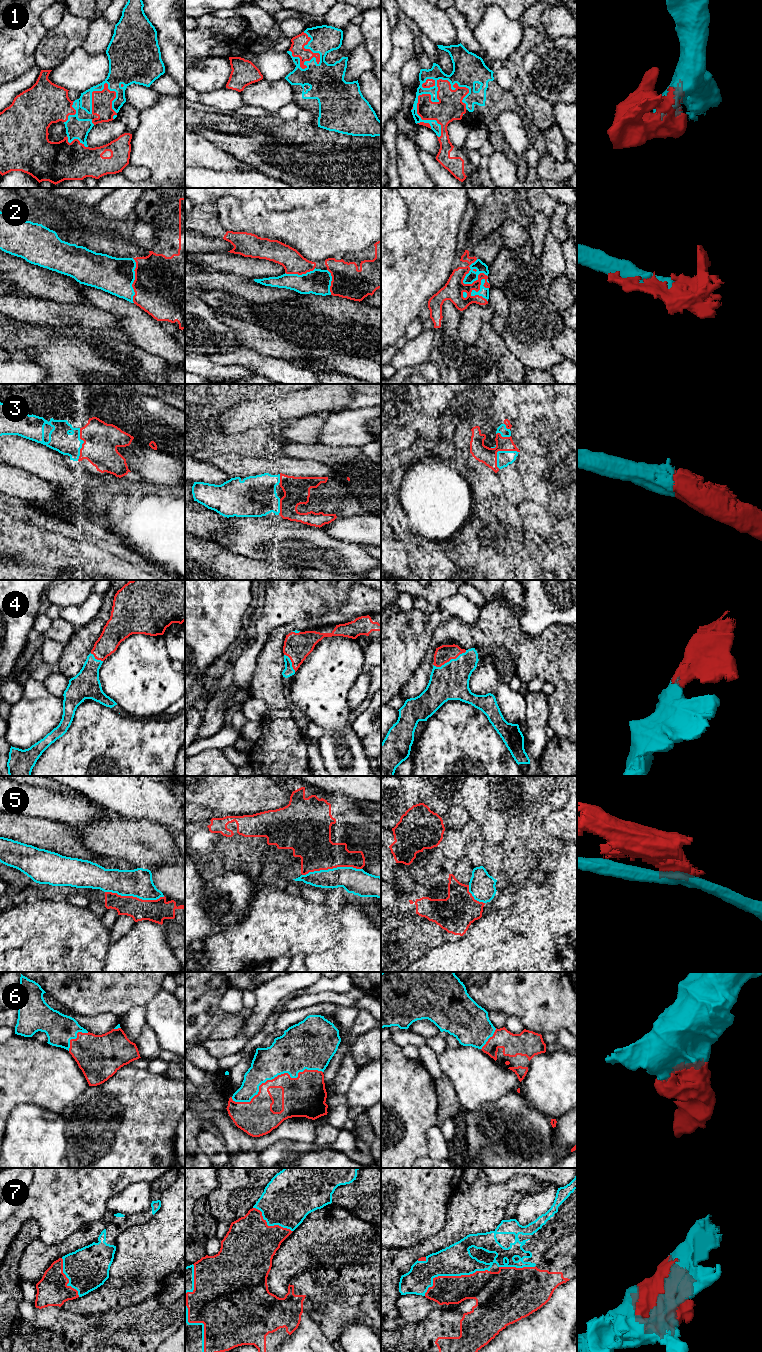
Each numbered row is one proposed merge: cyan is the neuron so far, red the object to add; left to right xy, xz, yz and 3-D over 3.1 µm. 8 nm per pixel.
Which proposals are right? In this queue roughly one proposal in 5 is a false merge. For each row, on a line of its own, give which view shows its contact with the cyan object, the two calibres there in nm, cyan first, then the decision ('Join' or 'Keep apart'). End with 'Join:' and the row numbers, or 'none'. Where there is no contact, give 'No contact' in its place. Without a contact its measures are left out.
1: Touches cyan in yz. Thickness 110 nm (cyan) against 190 nm. Join
2: Touches cyan in yz. Thickness 90 nm (cyan) against 160 nm. Join
3: Touches cyan in yz. Thickness 120 nm (cyan) against 140 nm. Join
4: Touches cyan in yz. Thickness 280 nm (cyan) against 140 nm. Join
5: Touches cyan in xz. Thickness 200 nm (cyan) against 300 nm. Keep apart
6: Touches cyan in xz. Thickness 340 nm (cyan) against 280 nm. Join
7: Touches cyan in yz. Thickness 260 nm (cyan) against 240 nm. Join
Join: 1, 2, 3, 4, 6, 7

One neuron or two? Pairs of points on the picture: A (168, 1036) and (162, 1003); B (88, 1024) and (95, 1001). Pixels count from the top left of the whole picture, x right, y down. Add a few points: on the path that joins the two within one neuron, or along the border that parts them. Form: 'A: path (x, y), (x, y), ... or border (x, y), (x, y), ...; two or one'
A: path (168, 1028), (168, 1021), (164, 1011); one
B: border (68, 1009), (82, 1016), (113, 1014); two

